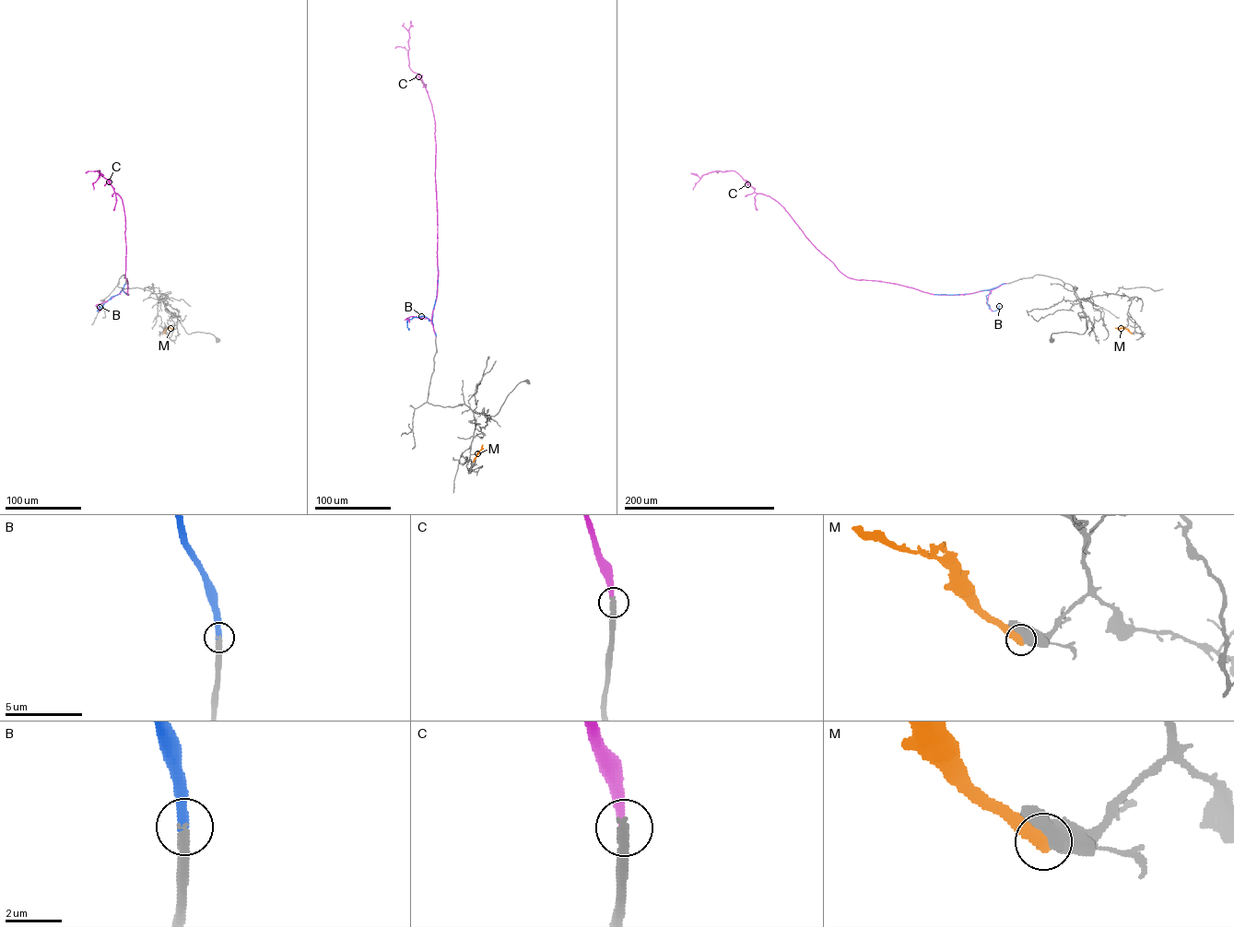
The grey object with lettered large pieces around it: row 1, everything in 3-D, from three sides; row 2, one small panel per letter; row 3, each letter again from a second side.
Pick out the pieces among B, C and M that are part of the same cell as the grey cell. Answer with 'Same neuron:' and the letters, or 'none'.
Same neuron: B

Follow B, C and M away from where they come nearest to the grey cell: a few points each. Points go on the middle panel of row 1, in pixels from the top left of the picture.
B: (436, 335), (432, 319), (437, 294), (437, 264)
C: (436, 335), (431, 321), (438, 274), (435, 123), (426, 86), (409, 66), (409, 33), (404, 23)
M: (473, 462), (483, 444)

